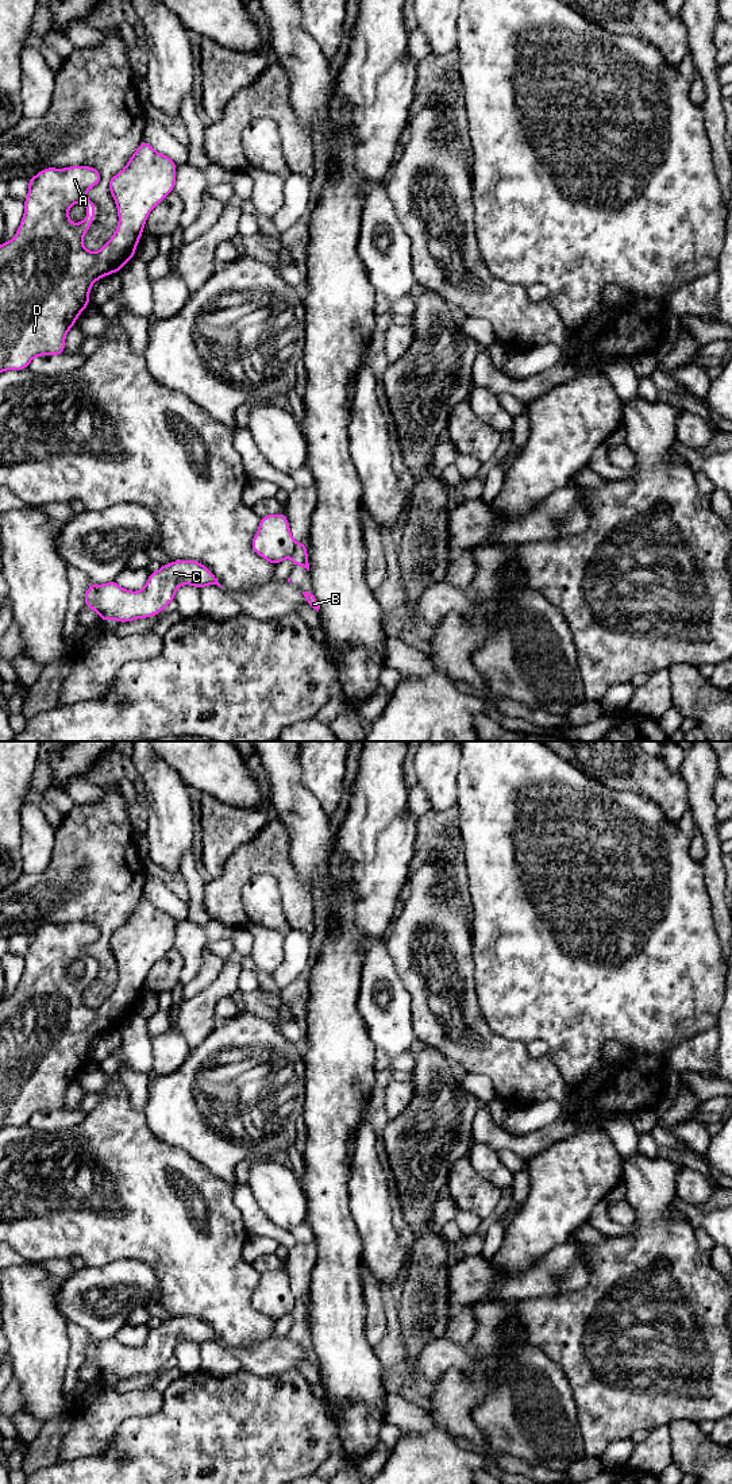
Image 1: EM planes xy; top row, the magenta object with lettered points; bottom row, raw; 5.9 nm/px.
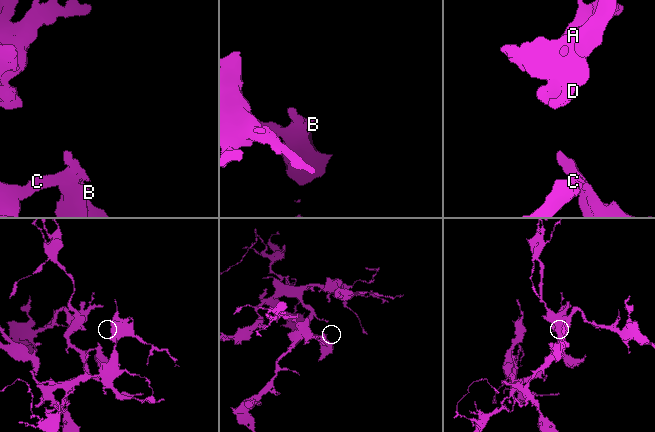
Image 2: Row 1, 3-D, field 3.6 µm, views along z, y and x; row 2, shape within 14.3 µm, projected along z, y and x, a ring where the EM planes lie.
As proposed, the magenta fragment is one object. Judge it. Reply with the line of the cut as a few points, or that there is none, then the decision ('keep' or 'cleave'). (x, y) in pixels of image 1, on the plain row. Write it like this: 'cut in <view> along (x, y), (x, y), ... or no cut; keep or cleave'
cut in xy along (296, 1299), (291, 1313); cleave

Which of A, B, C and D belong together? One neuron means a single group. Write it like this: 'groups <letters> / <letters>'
groups A C D / B

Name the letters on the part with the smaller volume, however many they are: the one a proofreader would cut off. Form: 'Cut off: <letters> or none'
Cut off: B

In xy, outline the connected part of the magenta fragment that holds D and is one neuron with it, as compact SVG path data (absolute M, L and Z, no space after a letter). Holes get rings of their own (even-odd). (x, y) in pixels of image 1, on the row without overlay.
M145 895L140 898L126 924L108 938L117 963L119 979L112 994L97 1009L82 1002L82 992L88 988L96 971L96 961L86 953L86 947L101 938L99 926L82 921L65 925L46 924L28 936L24 971L16 991L9 998L0 1001L0 1129L27 1125L35 1113L65 1110L65 1094L77 1074L89 1061L92 1041L108 1030L119 1029L135 1013L147 972L174 945L176 922L173 916L155 907ZM76 959L82 959L88 971L82 978L73 980L68 967Z

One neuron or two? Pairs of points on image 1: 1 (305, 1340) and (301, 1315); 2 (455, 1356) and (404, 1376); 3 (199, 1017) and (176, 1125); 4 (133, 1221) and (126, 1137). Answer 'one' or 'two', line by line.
1: one
2: one
3: two
4: one

